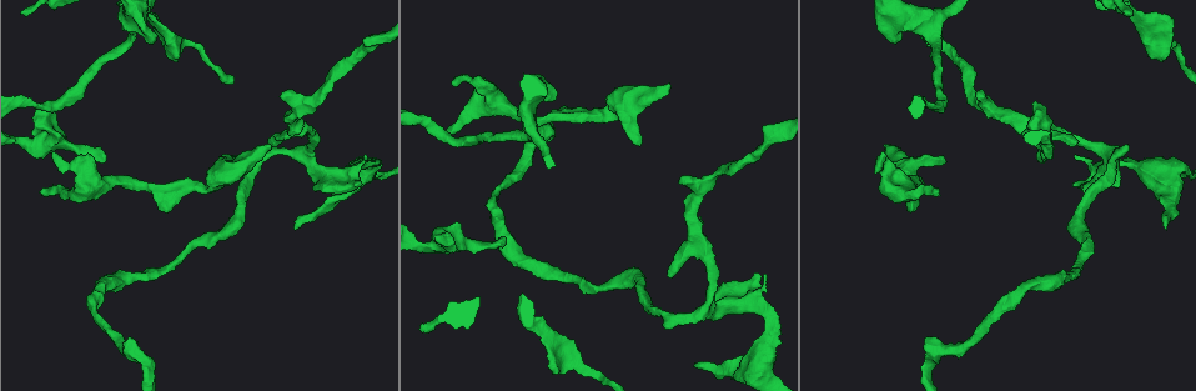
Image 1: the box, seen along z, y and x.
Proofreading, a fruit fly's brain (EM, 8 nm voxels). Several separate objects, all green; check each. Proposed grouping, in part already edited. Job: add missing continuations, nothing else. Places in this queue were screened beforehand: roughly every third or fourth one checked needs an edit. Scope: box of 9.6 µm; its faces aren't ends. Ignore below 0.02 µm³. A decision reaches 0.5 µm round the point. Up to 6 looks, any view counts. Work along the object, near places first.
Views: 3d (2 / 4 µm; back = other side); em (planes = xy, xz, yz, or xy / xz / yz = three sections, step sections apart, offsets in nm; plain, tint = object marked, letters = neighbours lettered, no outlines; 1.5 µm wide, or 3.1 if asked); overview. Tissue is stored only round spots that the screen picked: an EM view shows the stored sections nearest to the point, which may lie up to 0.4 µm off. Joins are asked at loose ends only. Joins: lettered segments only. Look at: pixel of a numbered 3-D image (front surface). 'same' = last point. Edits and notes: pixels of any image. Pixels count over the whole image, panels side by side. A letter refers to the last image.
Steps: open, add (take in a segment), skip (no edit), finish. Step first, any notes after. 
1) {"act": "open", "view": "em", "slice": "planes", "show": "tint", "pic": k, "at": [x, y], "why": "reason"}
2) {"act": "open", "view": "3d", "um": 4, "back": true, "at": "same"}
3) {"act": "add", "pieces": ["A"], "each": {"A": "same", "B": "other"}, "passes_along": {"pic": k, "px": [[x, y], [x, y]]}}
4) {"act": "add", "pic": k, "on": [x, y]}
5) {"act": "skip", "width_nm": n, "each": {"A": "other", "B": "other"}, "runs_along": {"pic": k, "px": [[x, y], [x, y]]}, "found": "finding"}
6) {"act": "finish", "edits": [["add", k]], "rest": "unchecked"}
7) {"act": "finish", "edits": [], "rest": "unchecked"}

{"act": "open", "view": "em", "slice": "planes", "show": "letters", "pic": 1, "at": [1073, 137], "why": "an open end"}

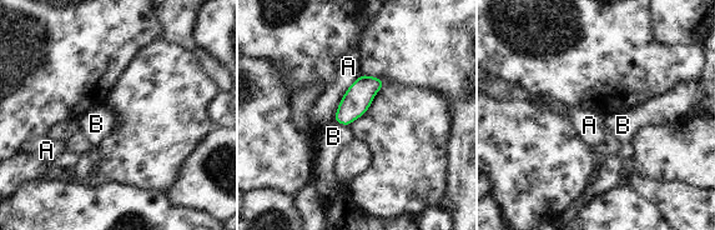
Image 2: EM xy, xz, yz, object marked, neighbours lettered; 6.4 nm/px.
{"act": "skip", "each": {"A": "other", "B": "other"}, "border": {"pic": 2, "px": [[361, 74], [345, 93], [332, 120]]}, "found": "none of them fits"}

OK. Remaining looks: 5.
{"act": "open", "view": "em", "slice": "planes", "show": "letters", "pic": 1, "at": [639, 144], "why": "free end"}

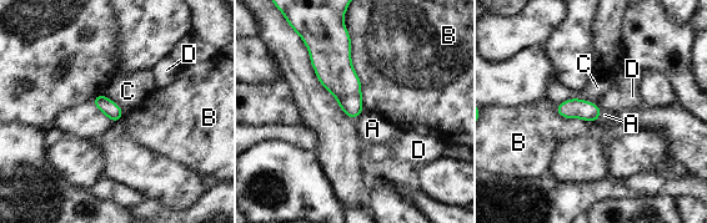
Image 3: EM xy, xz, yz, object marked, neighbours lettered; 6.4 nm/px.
{"act": "skip", "each": {"A": "other", "B": "other", "C": "other", "D": "other"}, "border": {"pic": 3, "px": [[557, 104], [585, 99], [598, 106]]}, "found": "none of them fits"}

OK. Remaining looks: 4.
{"act": "open", "view": "3d", "um": 2, "pic": 1, "at": [939, 195], "why": "branch stops here"}

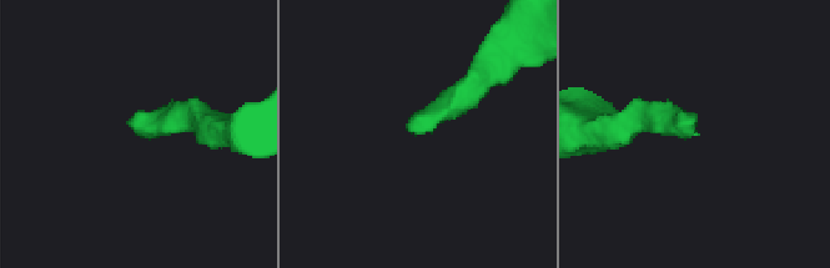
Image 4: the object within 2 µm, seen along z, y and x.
{"act": "open", "view": "em", "slice": "xy", "step": 4, "show": "tint", "pic": 4, "at": [140, 136], "why": "now the EM"}

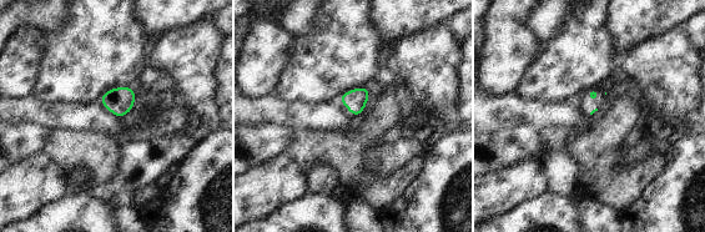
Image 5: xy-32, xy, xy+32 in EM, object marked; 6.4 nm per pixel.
{"act": "open", "view": "em", "slice": "planes", "show": "letters", "at": "same", "why": "another direction"}

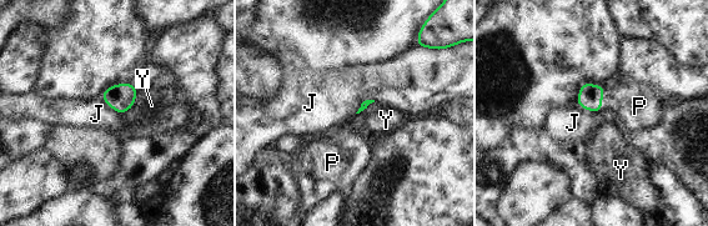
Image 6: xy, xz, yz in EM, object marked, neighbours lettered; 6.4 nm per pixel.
{"act": "add", "pieces": ["P"], "each": {"J": "other", "P": "same", "Y": "other"}, "passes_along": {"pic": 6, "px": [[590, 98], [602, 96], [639, 106]]}, "found": "the neuron continues"}

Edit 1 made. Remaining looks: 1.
{"act": "finish", "edits": [["add", 6]], "rest": "unchecked"}

